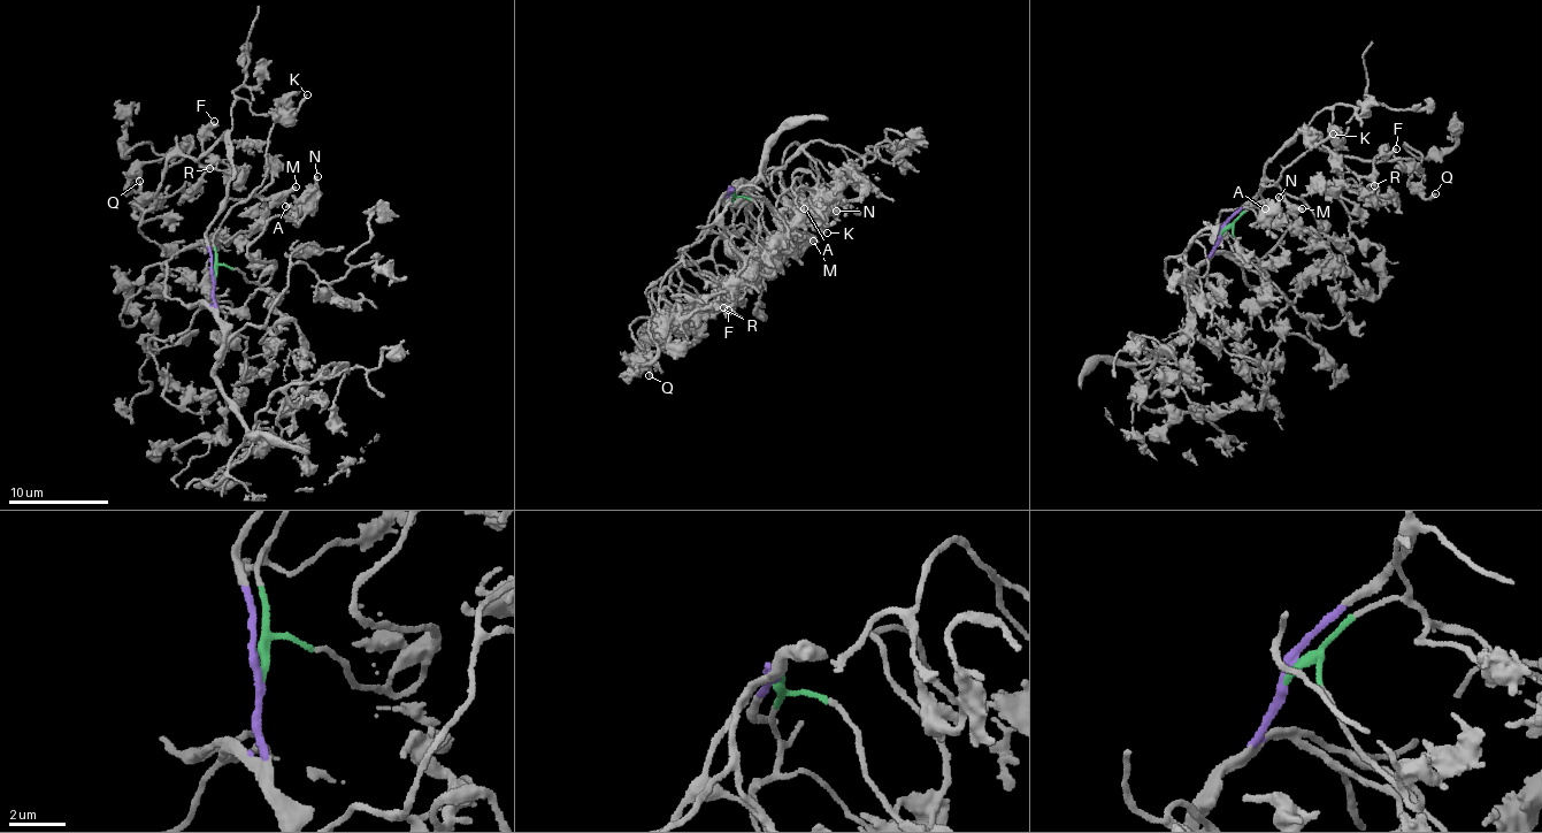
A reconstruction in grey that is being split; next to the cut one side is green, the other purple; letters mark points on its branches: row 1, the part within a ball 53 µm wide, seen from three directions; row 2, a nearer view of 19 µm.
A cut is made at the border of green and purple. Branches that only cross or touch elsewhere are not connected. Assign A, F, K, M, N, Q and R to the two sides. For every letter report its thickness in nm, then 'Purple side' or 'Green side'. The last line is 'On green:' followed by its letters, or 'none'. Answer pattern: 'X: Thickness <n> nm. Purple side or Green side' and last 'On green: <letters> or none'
A: Thickness 200 nm. Green side
F: Thickness 240 nm. Purple side
K: Thickness 200 nm. Green side
M: Thickness 280 nm. Green side
N: Thickness 260 nm. Green side
Q: Thickness 260 nm. Purple side
R: Thickness 140 nm. Purple side
On green: A, K, M, N

